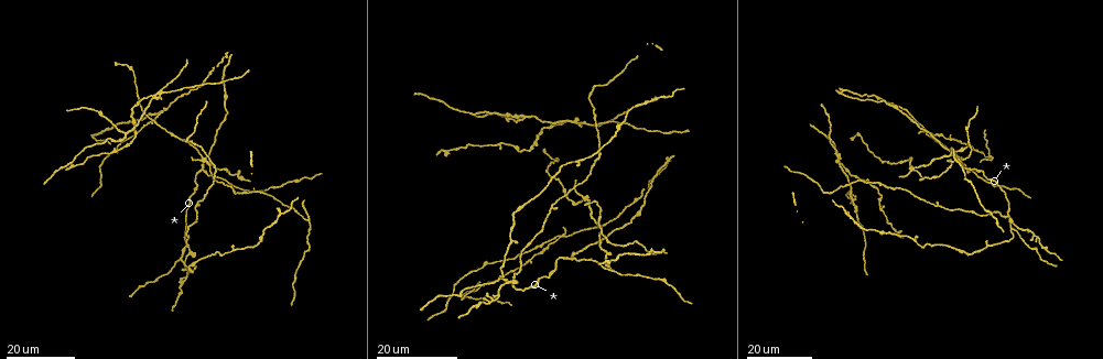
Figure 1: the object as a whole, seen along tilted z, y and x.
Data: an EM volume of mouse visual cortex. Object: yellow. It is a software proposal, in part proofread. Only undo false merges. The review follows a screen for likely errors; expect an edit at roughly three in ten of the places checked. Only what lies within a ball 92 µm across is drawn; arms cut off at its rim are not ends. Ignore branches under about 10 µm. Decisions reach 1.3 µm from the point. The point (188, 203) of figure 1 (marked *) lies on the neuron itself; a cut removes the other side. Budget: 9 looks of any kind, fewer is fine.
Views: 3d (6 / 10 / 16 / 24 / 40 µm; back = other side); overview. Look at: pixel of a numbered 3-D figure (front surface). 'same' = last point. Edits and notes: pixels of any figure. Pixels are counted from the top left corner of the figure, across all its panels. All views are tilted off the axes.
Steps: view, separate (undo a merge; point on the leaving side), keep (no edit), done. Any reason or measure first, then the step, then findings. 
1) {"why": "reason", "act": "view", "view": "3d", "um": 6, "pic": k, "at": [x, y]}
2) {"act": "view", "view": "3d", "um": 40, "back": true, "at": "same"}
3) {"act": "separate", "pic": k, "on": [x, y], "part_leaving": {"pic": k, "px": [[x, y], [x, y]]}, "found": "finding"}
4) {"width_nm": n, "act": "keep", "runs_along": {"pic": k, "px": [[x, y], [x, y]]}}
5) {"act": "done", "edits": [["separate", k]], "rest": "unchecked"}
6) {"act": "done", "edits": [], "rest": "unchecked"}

{"why": "arms part here", "act": "view", "view": "3d", "um": 16, "pic": 1, "at": [497, 280]}

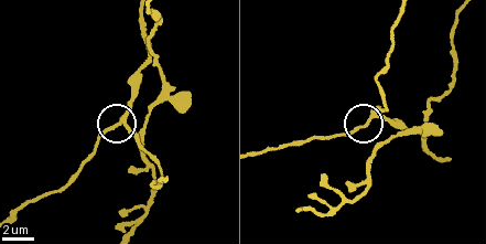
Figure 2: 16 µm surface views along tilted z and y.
{"act": "view", "view": "3d", "um": 10, "pic": 2, "at": [369, 118]}

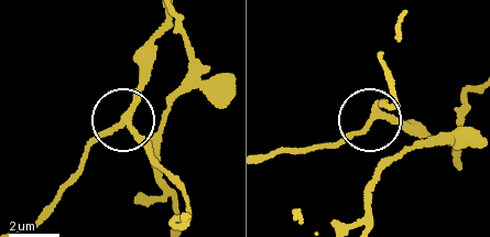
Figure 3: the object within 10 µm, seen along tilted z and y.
{"width_nm": 210, "act": "keep", "found": "all the same neuron"}

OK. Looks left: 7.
{"why": "looks like a crossing", "act": "view", "view": "3d", "um": 24, "pic": 1, "at": [1009, 214]}

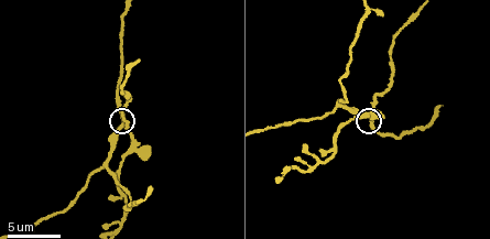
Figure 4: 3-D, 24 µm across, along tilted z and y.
{"act": "view", "view": "3d", "um": 10, "pic": 4, "at": [123, 124]}

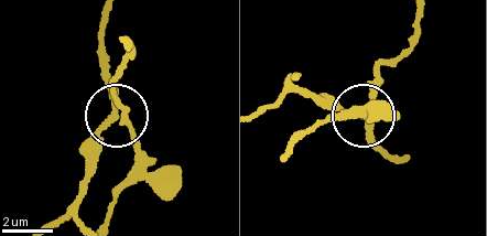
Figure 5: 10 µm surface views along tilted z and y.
{"width_nm": 180, "act": "keep", "found": "continuous, no second neuron"}

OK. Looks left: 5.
{"why": "branch point", "act": "view", "view": "3d", "um": 16, "pic": 1, "at": [204, 170]}

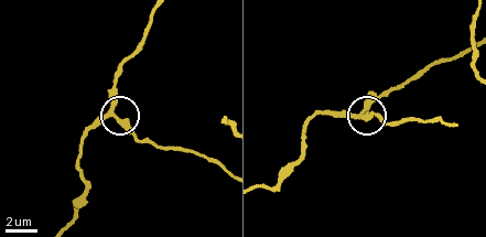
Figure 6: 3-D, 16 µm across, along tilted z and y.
{"act": "view", "view": "3d", "um": 6, "pic": 6, "at": [112, 112]}

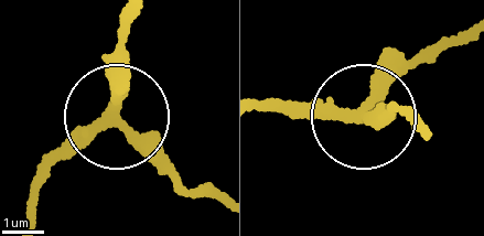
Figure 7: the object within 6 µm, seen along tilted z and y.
{"act": "view", "view": "3d", "um": 6, "back": true, "pic": 7, "at": [115, 119]}

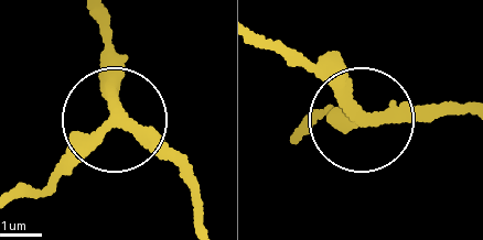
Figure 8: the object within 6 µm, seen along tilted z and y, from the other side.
{"side_arm_um": 136, "act": "keep", "runs_along": {"pic": 8, "px": [[467, 112], [313, 112]]}, "found": "continuous, no second neuron"}

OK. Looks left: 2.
{"why": "side arm on a straight run", "act": "view", "view": "3d", "um": 16, "pic": 1, "at": [914, 169]}

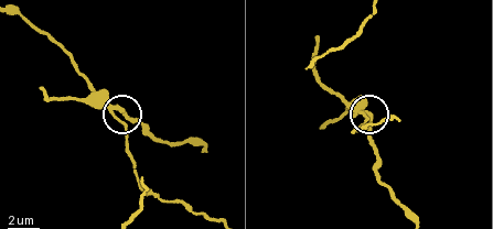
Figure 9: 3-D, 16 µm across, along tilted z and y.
{"act": "view", "view": "3d", "um": 6, "pic": 9, "at": [109, 106]}

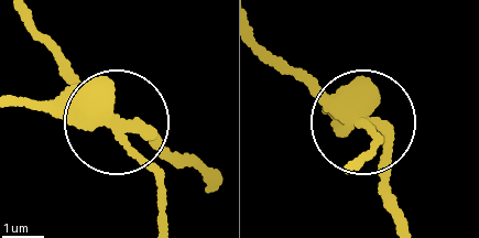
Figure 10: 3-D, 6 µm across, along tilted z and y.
{"arms": 3, "act": "separate", "pic": 10, "on": [51, 106], "part_leaving": {"pic": 10, "px": [[108, 112], [202, 175]]}, "found": "two neurons meet here"}

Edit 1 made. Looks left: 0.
{"act": "done", "edits": [["separate", 10]], "rest": "unchecked"}

